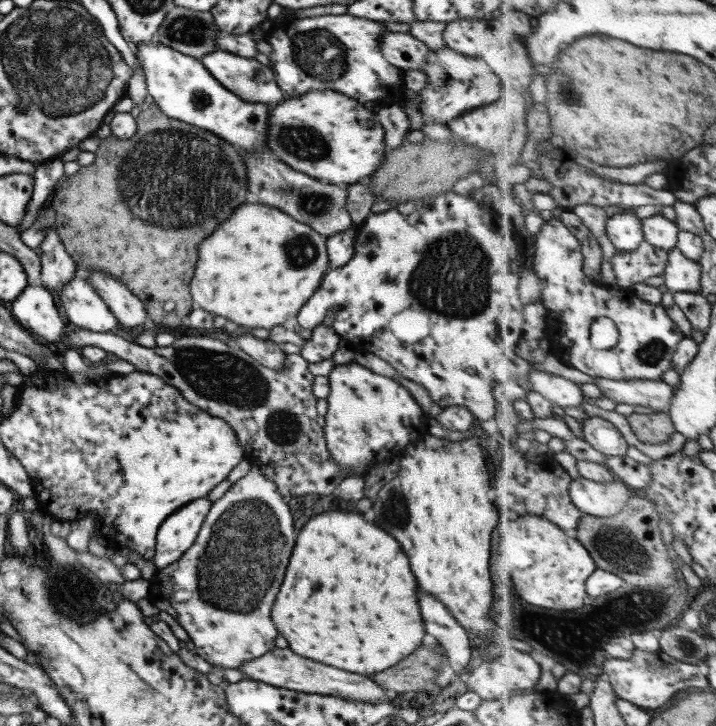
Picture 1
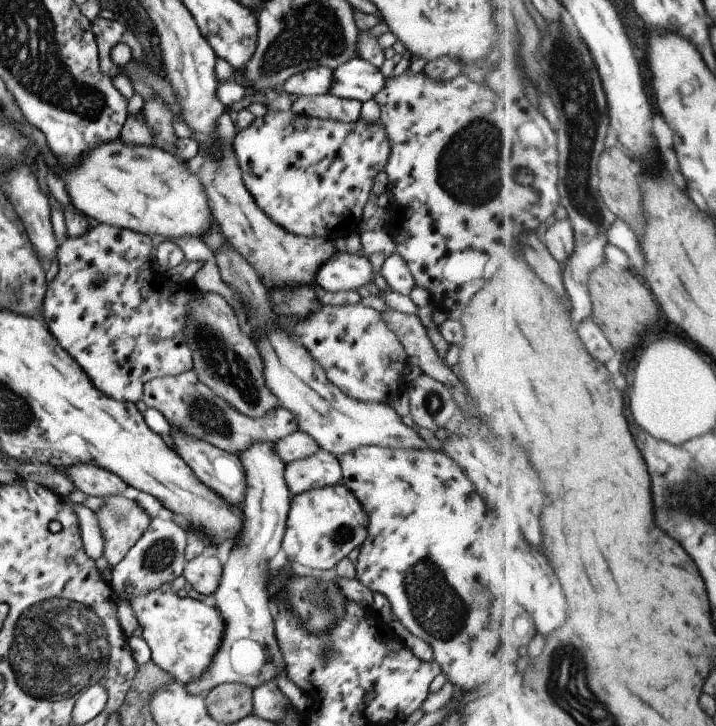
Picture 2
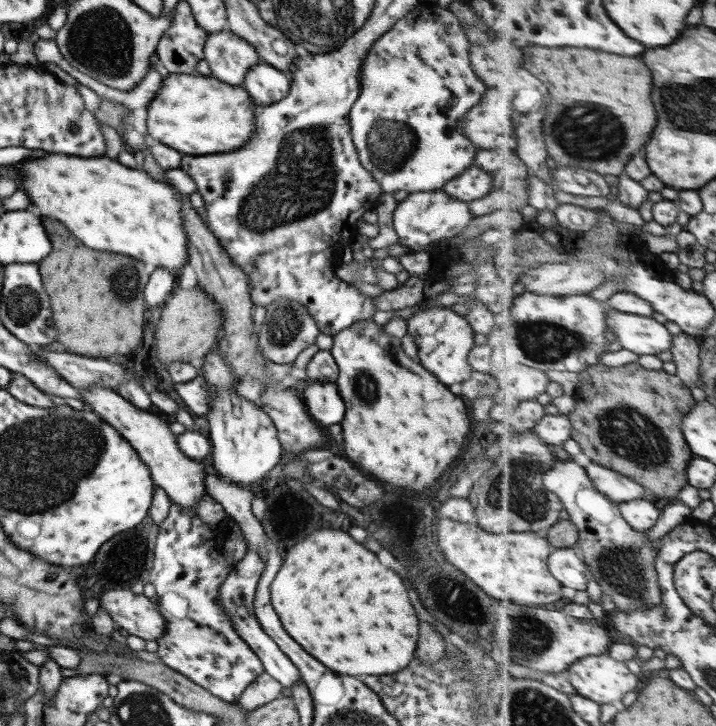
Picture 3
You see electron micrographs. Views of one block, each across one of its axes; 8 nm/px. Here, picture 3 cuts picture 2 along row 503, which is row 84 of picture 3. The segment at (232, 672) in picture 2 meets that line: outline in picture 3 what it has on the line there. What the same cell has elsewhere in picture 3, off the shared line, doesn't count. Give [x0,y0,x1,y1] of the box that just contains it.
[241,62,289,106]

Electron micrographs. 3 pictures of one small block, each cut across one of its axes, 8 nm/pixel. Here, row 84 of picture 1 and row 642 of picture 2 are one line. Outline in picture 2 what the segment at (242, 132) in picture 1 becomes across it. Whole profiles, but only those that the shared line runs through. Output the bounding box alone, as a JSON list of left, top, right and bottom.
[124,589,224,686]

